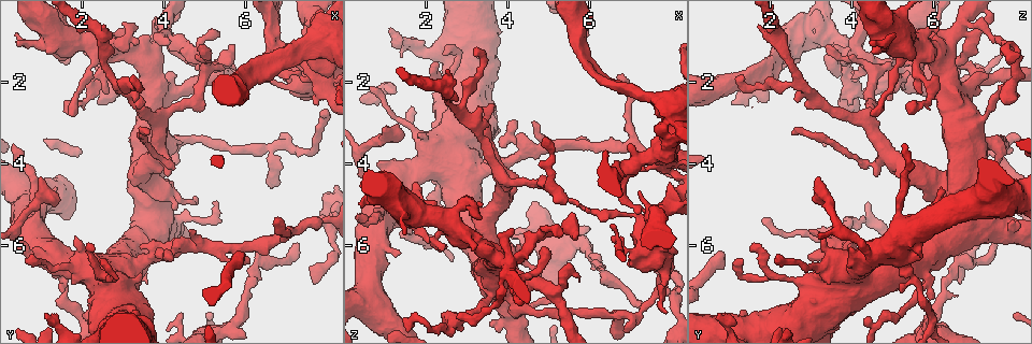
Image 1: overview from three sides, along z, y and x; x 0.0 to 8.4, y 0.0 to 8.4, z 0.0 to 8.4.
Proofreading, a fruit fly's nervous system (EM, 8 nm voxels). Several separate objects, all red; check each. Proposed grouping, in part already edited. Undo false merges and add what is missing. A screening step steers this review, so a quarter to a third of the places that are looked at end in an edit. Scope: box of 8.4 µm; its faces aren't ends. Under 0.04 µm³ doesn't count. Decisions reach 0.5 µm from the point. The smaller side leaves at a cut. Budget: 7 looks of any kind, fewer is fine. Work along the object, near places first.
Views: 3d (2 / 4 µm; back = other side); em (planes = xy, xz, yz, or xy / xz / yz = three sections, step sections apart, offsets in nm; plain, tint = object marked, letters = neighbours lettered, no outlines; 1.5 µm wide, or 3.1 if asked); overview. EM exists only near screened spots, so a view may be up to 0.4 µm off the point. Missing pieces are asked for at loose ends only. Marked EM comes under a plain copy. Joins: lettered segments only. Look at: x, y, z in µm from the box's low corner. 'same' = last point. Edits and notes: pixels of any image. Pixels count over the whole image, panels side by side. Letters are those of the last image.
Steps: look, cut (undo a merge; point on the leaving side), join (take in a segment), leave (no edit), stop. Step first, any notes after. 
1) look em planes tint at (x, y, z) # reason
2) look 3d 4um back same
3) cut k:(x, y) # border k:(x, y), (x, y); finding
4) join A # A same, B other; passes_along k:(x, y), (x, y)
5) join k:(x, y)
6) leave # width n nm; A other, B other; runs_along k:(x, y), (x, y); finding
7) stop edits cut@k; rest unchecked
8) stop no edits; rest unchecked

look 3d 2um at (4.25, 5.05, 6.05)

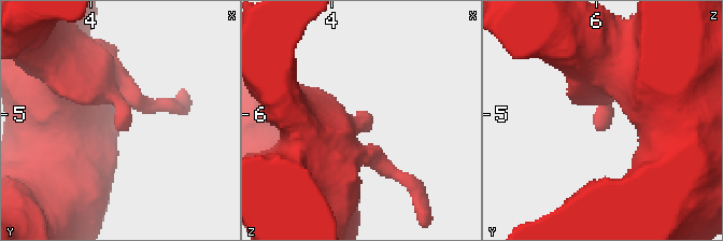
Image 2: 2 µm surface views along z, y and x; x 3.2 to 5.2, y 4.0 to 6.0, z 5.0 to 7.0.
look em planes letters at (4.20, 5.10, 6.04)

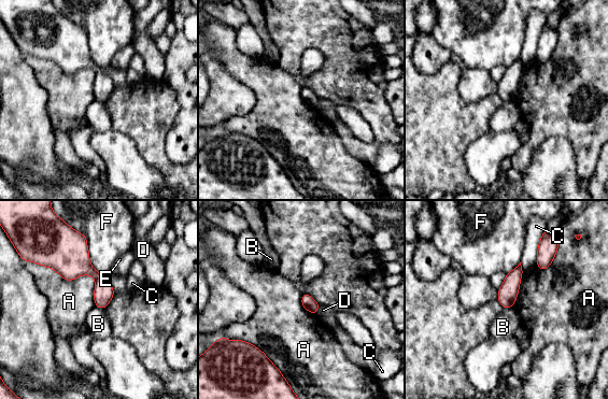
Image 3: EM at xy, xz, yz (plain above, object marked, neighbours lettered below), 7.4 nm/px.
leave # A other, B other, C other, D other, E other, F other; border 3:(65, 279), (90, 275), (96, 304); no lettered segment goes on from it

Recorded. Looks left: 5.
look 3d 4um at (4.00, 0.85, 6.45) # a narrow waist

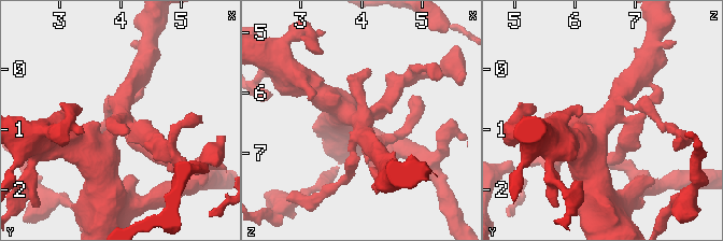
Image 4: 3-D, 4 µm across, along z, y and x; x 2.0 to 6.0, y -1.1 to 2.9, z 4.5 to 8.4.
look em yz step 8 letters at (4.00, 0.85, 6.40) # shape alone is not enough

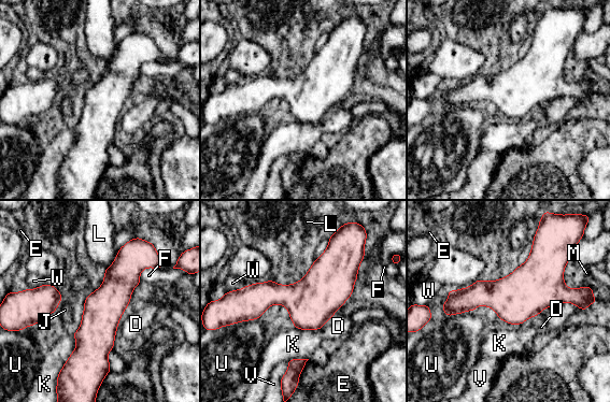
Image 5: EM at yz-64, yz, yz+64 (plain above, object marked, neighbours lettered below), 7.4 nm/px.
leave # longest_contact U 240 nm; D other, E other, F other, J other, K other, L other, M other, U other, V other, W other; runs_along 5:(575, 291), (474, 295), (447, 309); all the same cell

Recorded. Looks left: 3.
look 3d 4um at (7.20, 5.95, 7.55) # long arm stops here

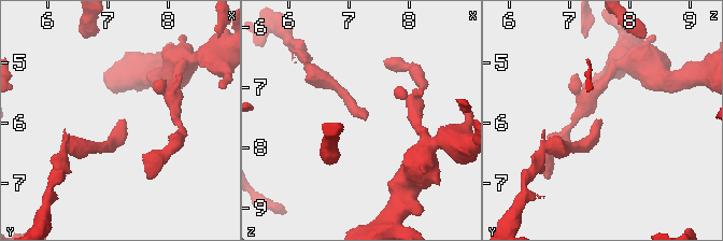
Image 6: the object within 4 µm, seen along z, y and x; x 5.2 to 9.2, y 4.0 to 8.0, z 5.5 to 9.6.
look em 3.1um planes letters at (7.25, 5.95, 7.55)

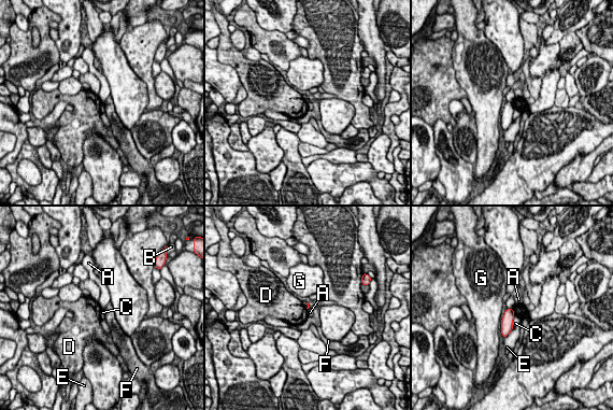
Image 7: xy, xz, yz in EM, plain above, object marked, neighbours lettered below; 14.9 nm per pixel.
leave # A other, B other, C other, D other, E other, F other, G other; border 7:(512, 309), (514, 314); none of them fits

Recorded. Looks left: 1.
stop no edits; rest unchecked

